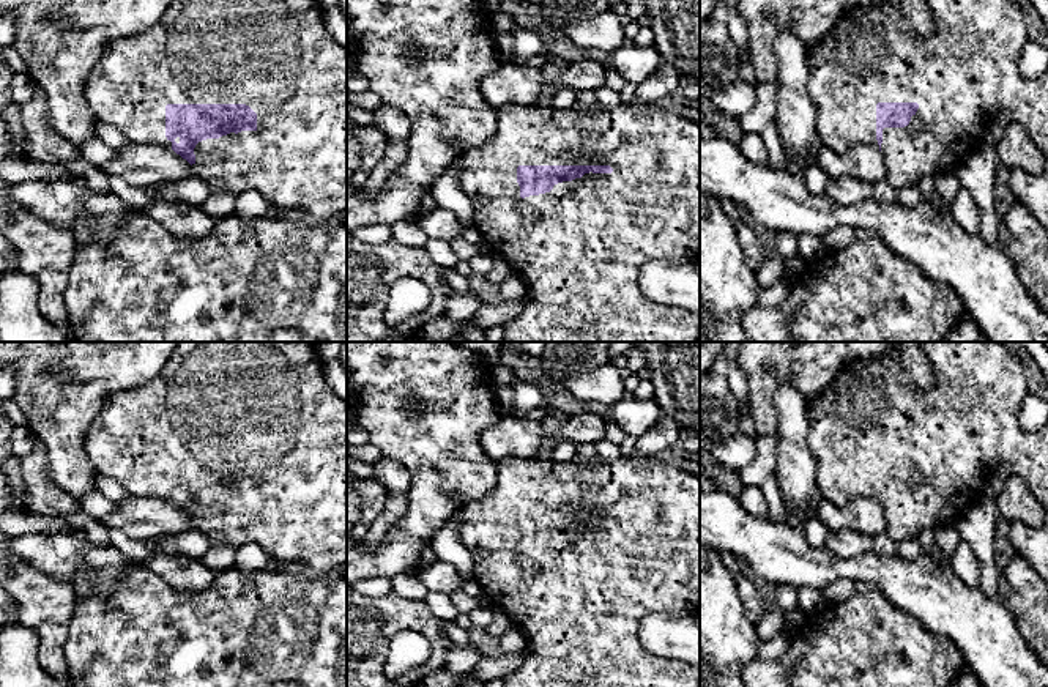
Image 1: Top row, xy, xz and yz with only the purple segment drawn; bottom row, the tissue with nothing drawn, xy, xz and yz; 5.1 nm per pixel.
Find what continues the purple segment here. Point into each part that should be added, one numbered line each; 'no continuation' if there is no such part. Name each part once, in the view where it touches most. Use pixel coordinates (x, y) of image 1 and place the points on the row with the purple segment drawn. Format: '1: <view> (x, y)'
1: xy (278, 57)

